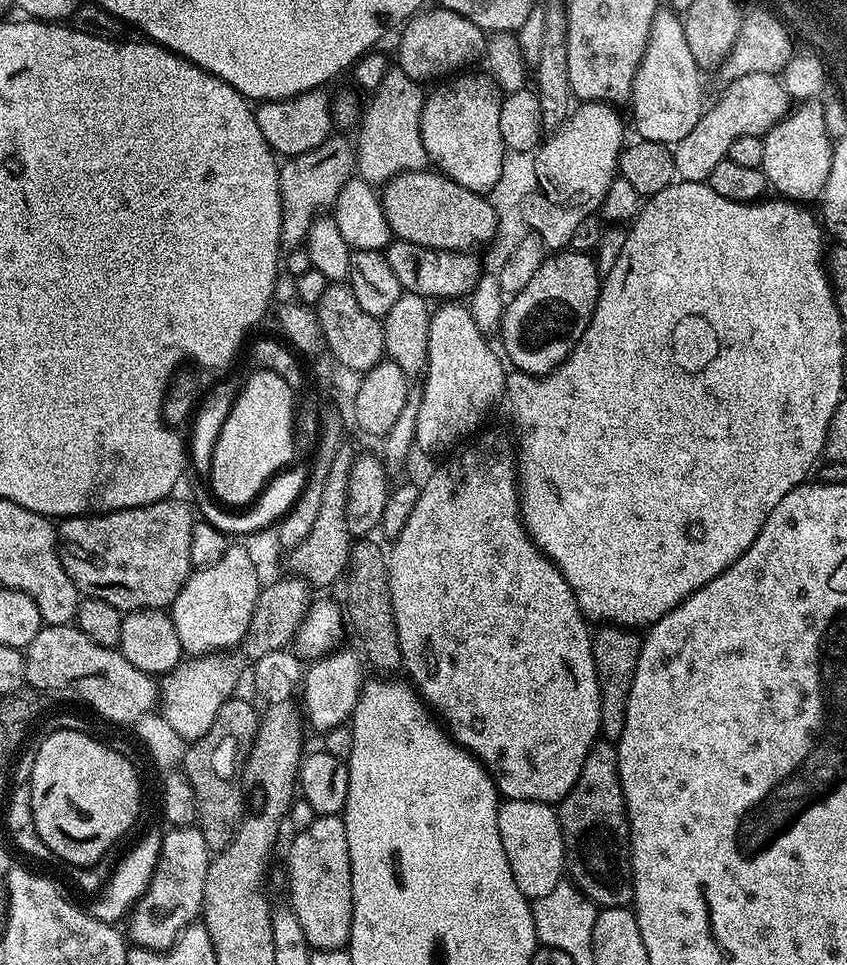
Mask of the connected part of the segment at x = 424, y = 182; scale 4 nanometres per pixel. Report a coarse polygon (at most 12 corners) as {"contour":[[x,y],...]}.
{"contour":[[438,170],[403,172],[381,203],[399,240],[489,245],[489,199]]}

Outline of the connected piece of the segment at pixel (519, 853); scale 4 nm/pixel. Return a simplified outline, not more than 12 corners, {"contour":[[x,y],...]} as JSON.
{"contour":[[505,799],[498,830],[529,901],[566,872],[557,809]]}

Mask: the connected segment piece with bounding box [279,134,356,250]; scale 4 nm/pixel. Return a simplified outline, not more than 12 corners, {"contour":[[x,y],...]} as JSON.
{"contour":[[339,134],[279,165],[281,245],[308,239],[356,172]]}

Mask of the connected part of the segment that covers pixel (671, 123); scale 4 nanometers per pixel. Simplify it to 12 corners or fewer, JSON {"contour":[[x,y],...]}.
{"contour":[[660,9],[632,83],[641,140],[674,146],[704,111],[683,21]]}

